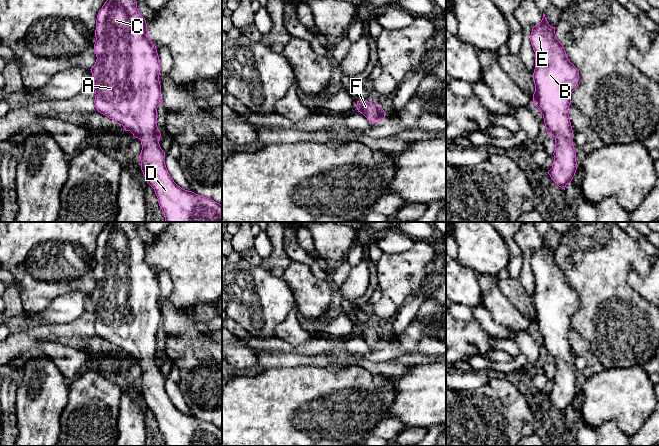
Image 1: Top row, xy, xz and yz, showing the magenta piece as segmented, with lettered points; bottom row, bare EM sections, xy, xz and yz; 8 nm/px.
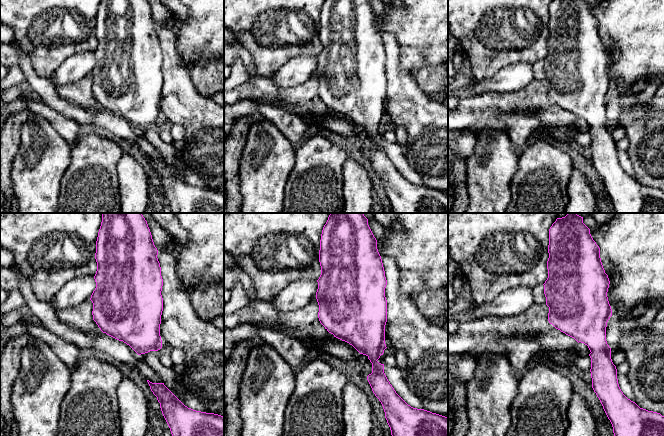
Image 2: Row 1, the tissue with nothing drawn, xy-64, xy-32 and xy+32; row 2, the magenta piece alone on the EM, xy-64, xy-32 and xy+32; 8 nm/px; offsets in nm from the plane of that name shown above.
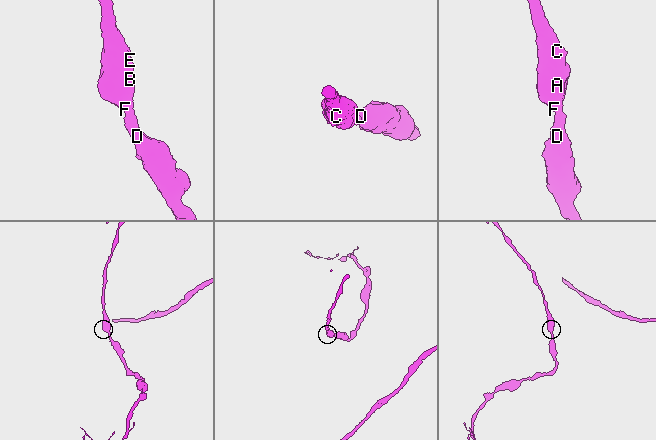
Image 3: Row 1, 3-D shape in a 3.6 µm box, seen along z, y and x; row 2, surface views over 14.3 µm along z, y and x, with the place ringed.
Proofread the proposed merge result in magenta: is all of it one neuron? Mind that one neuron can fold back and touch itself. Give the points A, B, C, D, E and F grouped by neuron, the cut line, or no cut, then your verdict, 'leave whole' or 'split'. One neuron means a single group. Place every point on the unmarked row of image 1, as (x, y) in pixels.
groups A B C D E F; cut none; leave whole

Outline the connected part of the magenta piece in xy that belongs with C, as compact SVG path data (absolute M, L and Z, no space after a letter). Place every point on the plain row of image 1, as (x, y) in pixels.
M108 222L96 243L96 286L90 293L98 336L122 349L141 365L141 394L154 413L166 446L222 446L222 429L178 410L165 389L159 365L157 332L161 328L161 290L156 270L147 255L145 242L133 222Z

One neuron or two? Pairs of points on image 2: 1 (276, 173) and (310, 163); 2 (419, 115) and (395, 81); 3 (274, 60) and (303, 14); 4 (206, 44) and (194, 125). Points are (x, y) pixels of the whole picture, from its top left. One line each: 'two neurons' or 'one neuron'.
1: two neurons
2: one neuron
3: one neuron
4: two neurons

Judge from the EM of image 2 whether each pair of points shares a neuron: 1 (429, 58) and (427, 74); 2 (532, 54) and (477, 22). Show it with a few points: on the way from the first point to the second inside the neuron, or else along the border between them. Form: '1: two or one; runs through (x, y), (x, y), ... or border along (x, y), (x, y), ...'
1: two; border along (437, 65), (420, 67), (414, 73)
2: one; runs through (517, 53), (501, 53), (485, 37)

